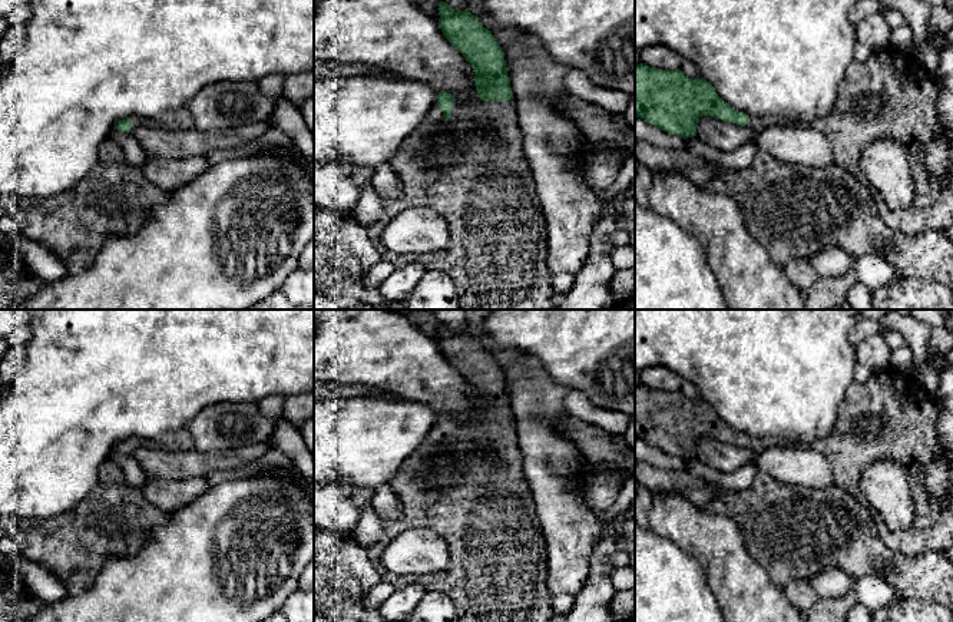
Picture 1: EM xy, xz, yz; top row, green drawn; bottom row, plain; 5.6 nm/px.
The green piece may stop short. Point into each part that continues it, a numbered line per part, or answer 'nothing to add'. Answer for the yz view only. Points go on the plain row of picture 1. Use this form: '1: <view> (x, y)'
1: yz (755, 445)

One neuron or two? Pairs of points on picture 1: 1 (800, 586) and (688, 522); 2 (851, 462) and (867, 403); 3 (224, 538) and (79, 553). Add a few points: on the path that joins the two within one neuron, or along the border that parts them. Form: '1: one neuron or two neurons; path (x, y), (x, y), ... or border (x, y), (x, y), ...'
1: two neurons; border (783, 592), (796, 606)
2: one neuron; path (851, 447), (850, 427), (857, 417)
3: two neurons; border (165, 523), (149, 530), (138, 552), (109, 558)

